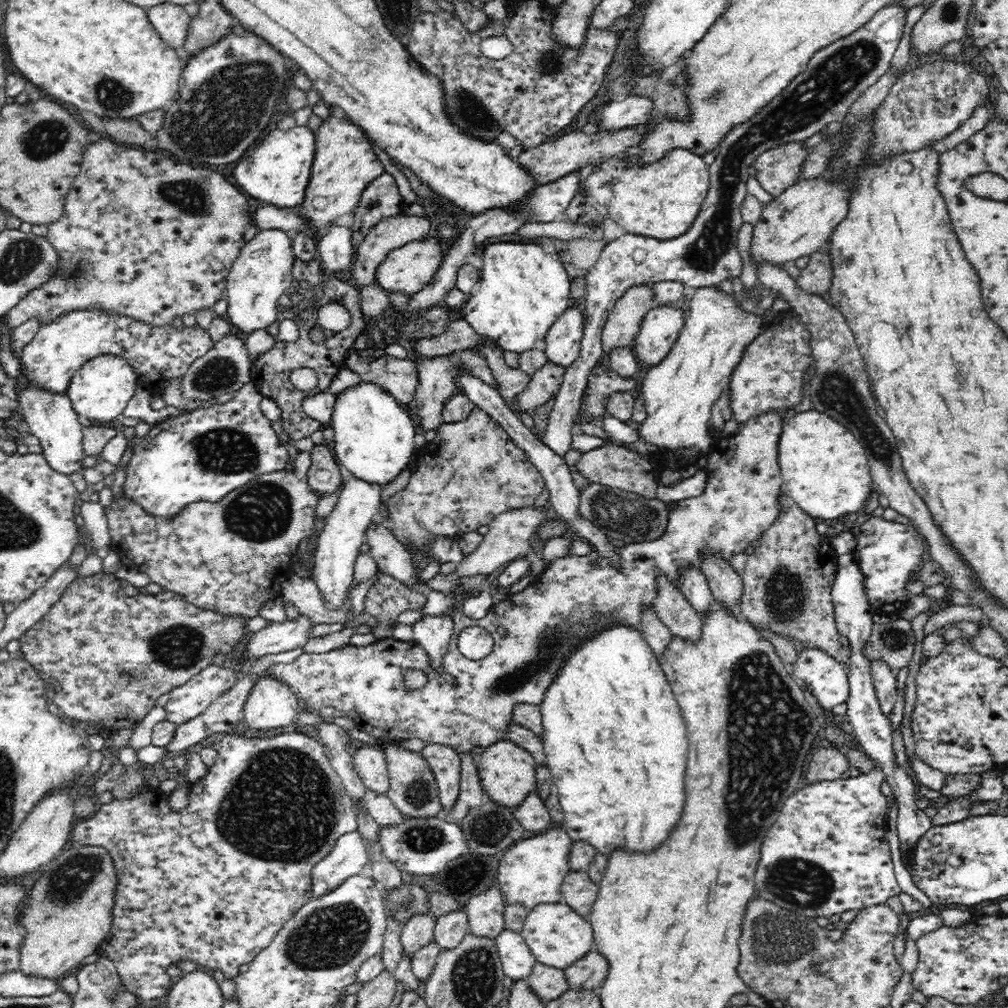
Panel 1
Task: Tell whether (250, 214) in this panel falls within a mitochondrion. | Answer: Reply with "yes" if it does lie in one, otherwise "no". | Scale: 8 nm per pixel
no

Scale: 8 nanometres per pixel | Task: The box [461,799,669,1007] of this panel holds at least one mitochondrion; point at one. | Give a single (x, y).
(491, 828)

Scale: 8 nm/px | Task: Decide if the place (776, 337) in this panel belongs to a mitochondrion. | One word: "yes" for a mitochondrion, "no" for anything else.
no

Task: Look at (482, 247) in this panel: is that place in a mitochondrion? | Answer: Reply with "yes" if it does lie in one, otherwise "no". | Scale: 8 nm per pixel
no

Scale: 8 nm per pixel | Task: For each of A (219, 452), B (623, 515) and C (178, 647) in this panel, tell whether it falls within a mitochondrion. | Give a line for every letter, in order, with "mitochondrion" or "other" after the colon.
A: mitochondrion
B: mitochondrion
C: mitochondrion

